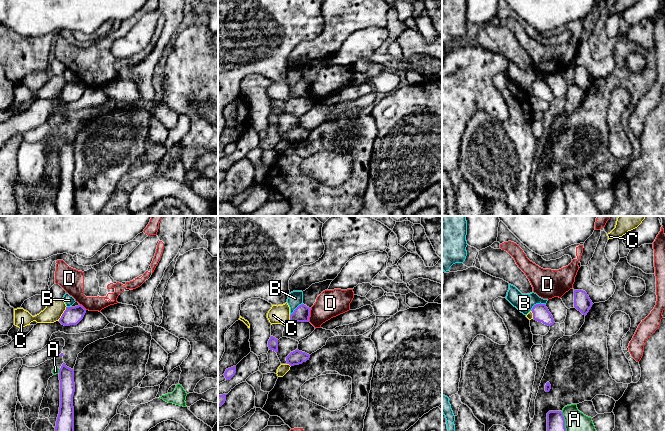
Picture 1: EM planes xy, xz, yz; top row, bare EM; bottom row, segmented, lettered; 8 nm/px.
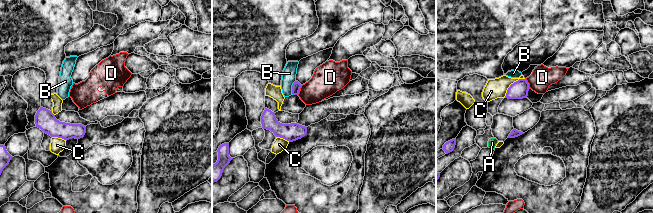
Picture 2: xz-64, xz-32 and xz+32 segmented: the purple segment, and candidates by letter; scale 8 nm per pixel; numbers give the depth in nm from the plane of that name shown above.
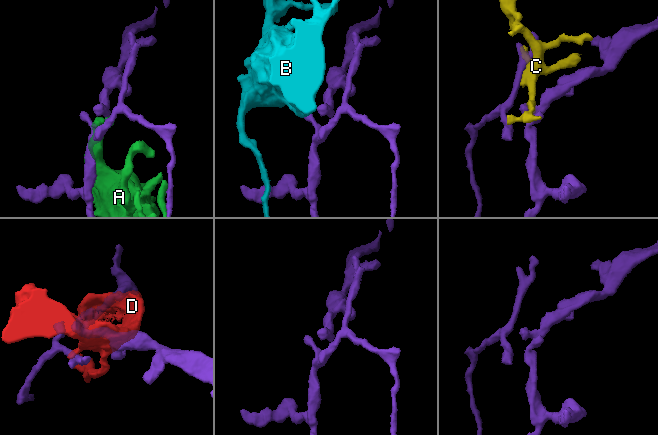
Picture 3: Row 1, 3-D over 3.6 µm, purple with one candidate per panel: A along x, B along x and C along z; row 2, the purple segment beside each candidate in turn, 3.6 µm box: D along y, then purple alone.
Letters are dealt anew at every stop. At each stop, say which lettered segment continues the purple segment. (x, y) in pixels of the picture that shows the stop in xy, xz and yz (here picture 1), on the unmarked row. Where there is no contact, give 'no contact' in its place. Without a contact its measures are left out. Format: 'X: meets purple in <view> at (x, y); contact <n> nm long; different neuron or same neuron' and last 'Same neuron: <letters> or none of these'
A: meets purple in yz at (564, 202); contact 220 nm long; different neuron
B: meets purple in yz at (537, 80); contact 140 nm long; different neuron
C: meets purple in xy at (63, 89); contact 140 nm long; different neuron
D: meets purple in xz at (309, 91); contact 110 nm long; different neuron
Same neuron: none of these

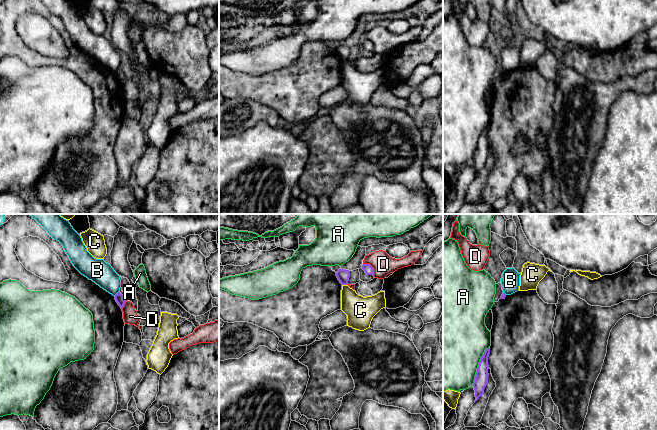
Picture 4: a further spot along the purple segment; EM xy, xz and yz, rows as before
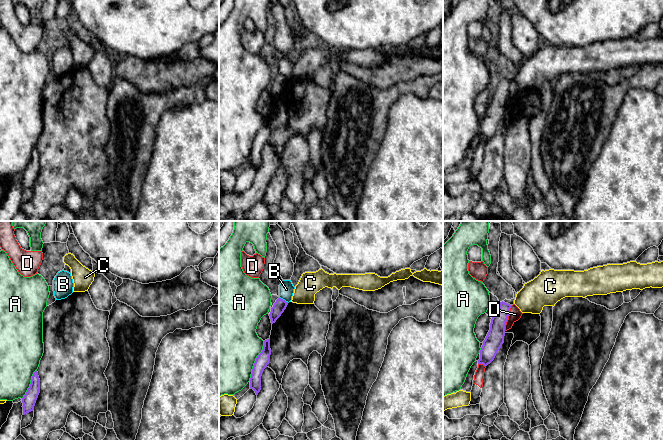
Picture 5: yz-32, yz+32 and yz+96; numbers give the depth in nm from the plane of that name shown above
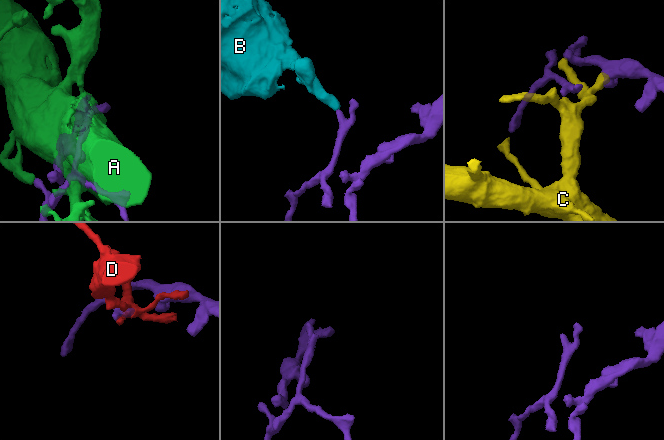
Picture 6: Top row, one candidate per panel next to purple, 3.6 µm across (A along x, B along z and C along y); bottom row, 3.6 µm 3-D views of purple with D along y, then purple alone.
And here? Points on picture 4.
A: meets purple in yz at (478, 142); contact 340 nm long; different neuron
B: meets purple in xy at (117, 69); contact 50 nm long; different neuron
C: meets purple in xz at (344, 60); contact 40 nm long; different neuron
D: meets purple in xz at (372, 43); contact 130 nm long; different neuron
Same neuron: none of these

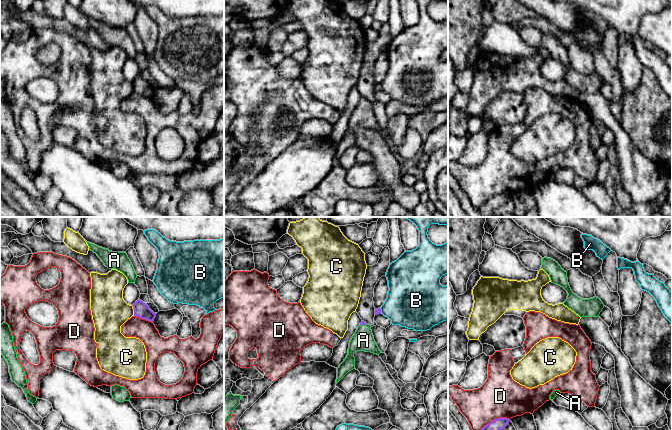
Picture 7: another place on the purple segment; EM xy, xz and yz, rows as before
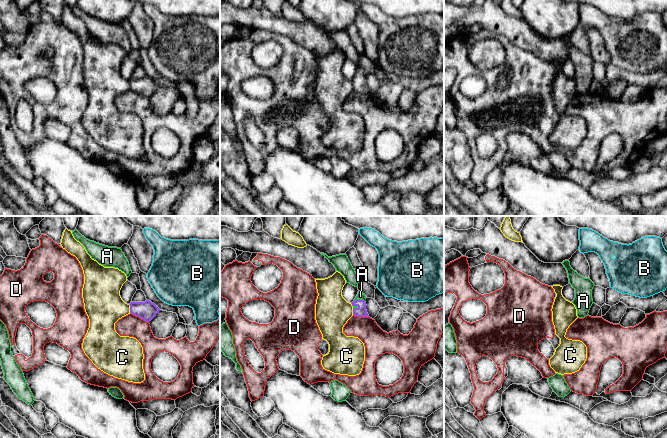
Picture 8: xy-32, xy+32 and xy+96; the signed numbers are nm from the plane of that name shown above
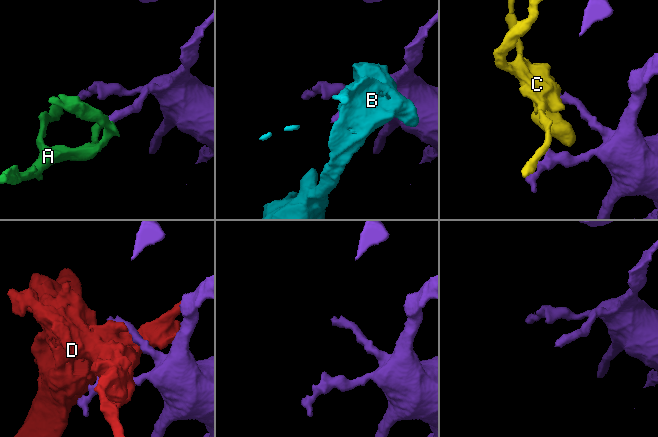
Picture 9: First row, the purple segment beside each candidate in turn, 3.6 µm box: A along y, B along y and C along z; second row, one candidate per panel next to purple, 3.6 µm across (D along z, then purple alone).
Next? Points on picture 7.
A: meets purple in xz at (363, 100); contact 60 nm long; same neuron
B: meets purple in xz at (380, 87); contact 50 nm long; different neuron
C: meets purple in xy at (134, 86); contact 90 nm long; different neuron
D: meets purple in yz at (493, 196); contact 280 nm long; different neuron
Same neuron: A

